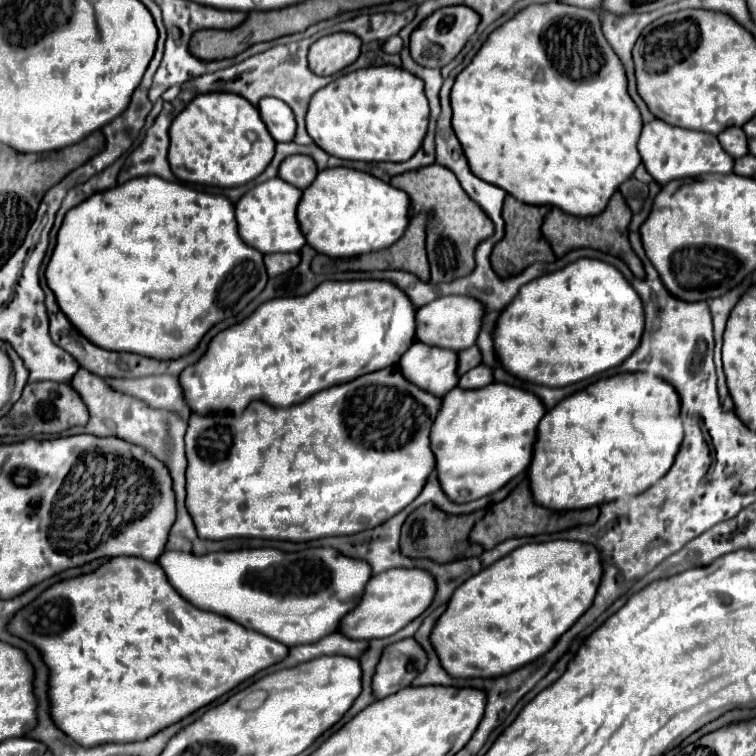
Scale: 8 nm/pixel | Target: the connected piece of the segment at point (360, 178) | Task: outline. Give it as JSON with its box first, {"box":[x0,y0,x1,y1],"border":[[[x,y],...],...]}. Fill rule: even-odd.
{"box":[298,168,410,258],"border":[[[326,168],[304,190],[298,204],[298,222],[306,242],[332,258],[360,256],[390,248],[410,224],[410,196],[388,182],[352,168]]]}

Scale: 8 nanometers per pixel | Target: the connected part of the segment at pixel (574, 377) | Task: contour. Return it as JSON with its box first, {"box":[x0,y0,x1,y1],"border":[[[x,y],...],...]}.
{"box":[492,258,644,388],"border":[[[580,258],[562,270],[544,274],[520,288],[496,320],[492,334],[494,352],[502,362],[502,368],[520,380],[550,388],[568,386],[620,366],[640,344],[644,330],[642,314],[638,294],[614,266],[596,258]]]}

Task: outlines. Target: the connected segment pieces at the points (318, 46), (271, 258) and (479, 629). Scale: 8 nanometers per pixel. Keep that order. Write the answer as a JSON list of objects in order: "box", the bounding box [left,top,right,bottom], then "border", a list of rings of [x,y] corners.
[{"box":[308,32,362,76],"border":[[[336,32],[322,36],[310,46],[310,54],[308,54],[310,68],[320,76],[334,74],[356,62],[360,50],[362,50],[362,40],[356,34]]]},{"box":[264,252,300,276],"border":[[[276,252],[276,254],[268,254],[264,256],[264,264],[268,270],[268,276],[278,276],[284,274],[288,270],[292,270],[294,266],[300,264],[300,254],[296,252]]]},{"box":[430,540,600,678],"border":[[[552,540],[542,544],[524,544],[468,578],[452,594],[446,612],[436,620],[430,644],[436,650],[442,668],[452,678],[498,678],[544,656],[556,640],[592,606],[600,582],[600,556],[590,544]]]}]

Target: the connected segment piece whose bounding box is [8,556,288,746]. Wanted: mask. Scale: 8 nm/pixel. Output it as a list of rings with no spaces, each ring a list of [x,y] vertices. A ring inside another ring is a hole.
[[[116,556],[110,558],[108,562],[104,562],[102,566],[98,566],[94,572],[90,574],[82,574],[76,578],[68,578],[68,580],[60,580],[56,584],[52,584],[50,588],[46,588],[34,602],[30,602],[28,606],[20,608],[12,620],[8,622],[8,632],[30,642],[32,646],[36,646],[42,654],[44,664],[48,666],[48,700],[50,700],[50,716],[54,720],[54,724],[72,740],[76,740],[80,746],[96,746],[96,744],[104,744],[104,742],[138,742],[138,740],[146,740],[150,734],[156,734],[158,730],[180,722],[182,718],[186,718],[188,714],[196,712],[202,706],[208,706],[212,700],[220,698],[222,694],[230,692],[234,686],[238,686],[240,682],[244,682],[246,678],[254,676],[256,672],[276,664],[276,660],[282,660],[288,654],[288,648],[264,634],[258,634],[254,630],[248,630],[236,622],[232,622],[230,618],[222,618],[218,614],[212,612],[204,612],[194,608],[190,602],[186,602],[166,580],[164,570],[156,564],[156,562],[146,562],[134,556]]]

